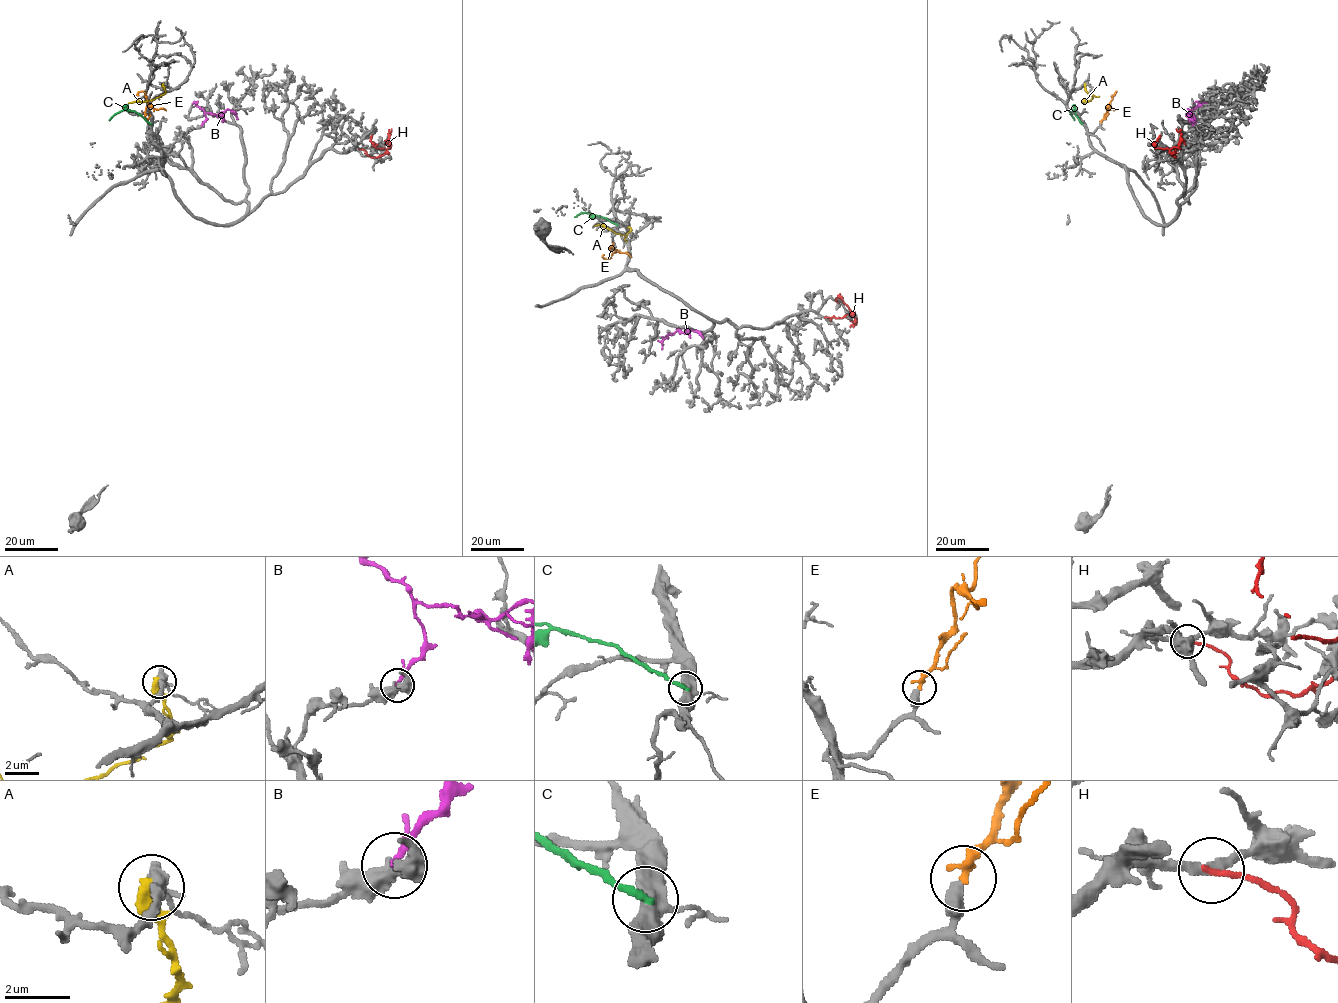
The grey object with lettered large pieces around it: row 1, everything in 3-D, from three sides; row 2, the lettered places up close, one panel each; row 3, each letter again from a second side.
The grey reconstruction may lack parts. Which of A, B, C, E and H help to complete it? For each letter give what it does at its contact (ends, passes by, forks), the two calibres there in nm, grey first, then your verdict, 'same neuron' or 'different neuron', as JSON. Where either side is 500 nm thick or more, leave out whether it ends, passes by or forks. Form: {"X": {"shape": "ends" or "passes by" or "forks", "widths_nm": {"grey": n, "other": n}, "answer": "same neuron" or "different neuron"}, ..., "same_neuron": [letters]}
{"A": {"shape": "ends", "widths_nm": {"grey": 360, "other": 440}, "answer": "different neuron"}, "B": {"shape": "passes by", "widths_nm": {"grey": 320, "other": 150}, "answer": "different neuron"}, "C": {"shape": "ends", "widths_nm": {"grey": 400, "other": 240}, "answer": "different neuron"}, "E": {"shape": "ends", "widths_nm": {"grey": 440, "other": 280}, "answer": "same neuron"}, "H": {"shape": "ends", "widths_nm": {"grey": 240, "other": 170}, "answer": "different neuron"}, "same_neuron": ["E"]}

